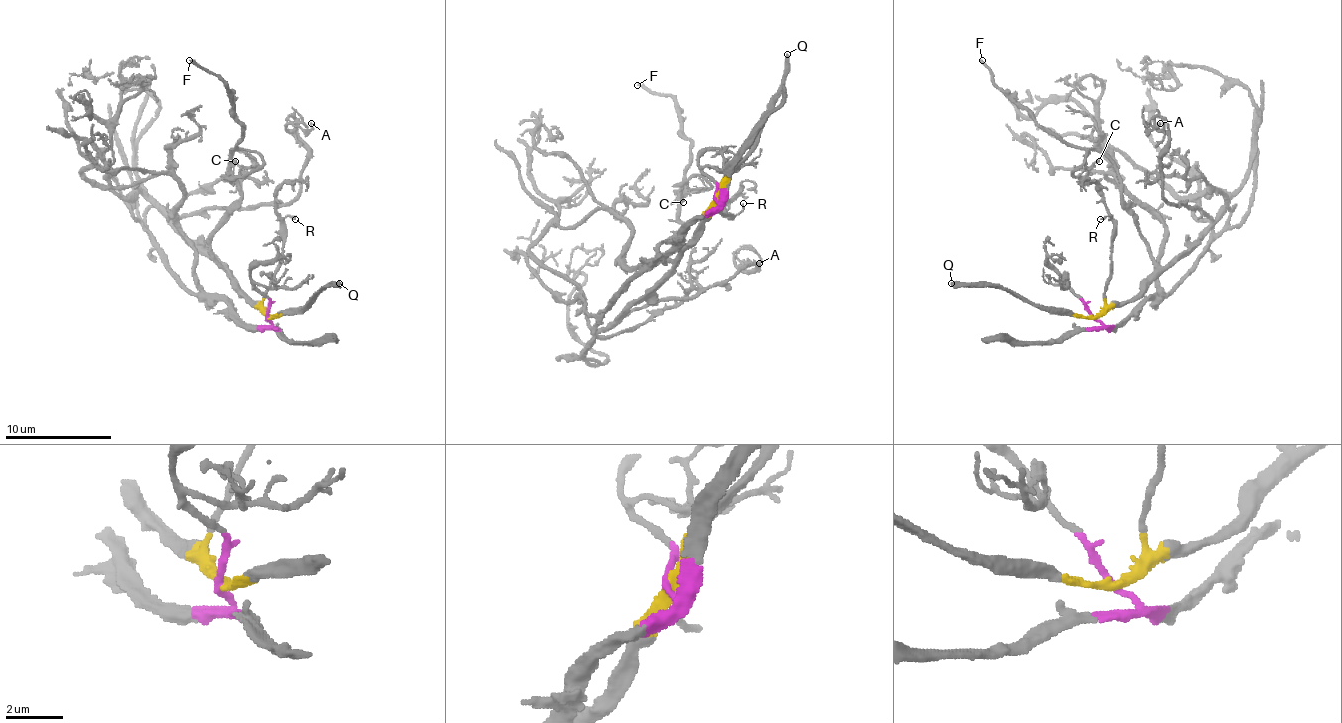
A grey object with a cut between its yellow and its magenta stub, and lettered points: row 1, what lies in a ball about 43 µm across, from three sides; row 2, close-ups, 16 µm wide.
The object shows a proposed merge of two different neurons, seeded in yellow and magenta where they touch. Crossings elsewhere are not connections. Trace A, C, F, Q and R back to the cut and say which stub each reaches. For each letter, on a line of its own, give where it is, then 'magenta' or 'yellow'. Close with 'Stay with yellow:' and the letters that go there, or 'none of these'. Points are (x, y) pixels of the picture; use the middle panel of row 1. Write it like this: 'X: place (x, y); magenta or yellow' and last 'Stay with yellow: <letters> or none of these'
A: place (759, 263); yellow
C: place (683, 202); yellow
F: place (637, 85); yellow
Q: place (787, 54); yellow
R: place (743, 203); yellow
Stay with yellow: A, C, F, Q, R

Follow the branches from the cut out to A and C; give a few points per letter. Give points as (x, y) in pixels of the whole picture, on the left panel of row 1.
A: (269, 318), (178, 222), (210, 209), (285, 206), (301, 187), (306, 147), (287, 126), (311, 123)
C: (269, 318), (218, 262), (210, 238), (239, 198), (231, 155), (239, 150), (258, 166), (237, 177), (234, 161)

